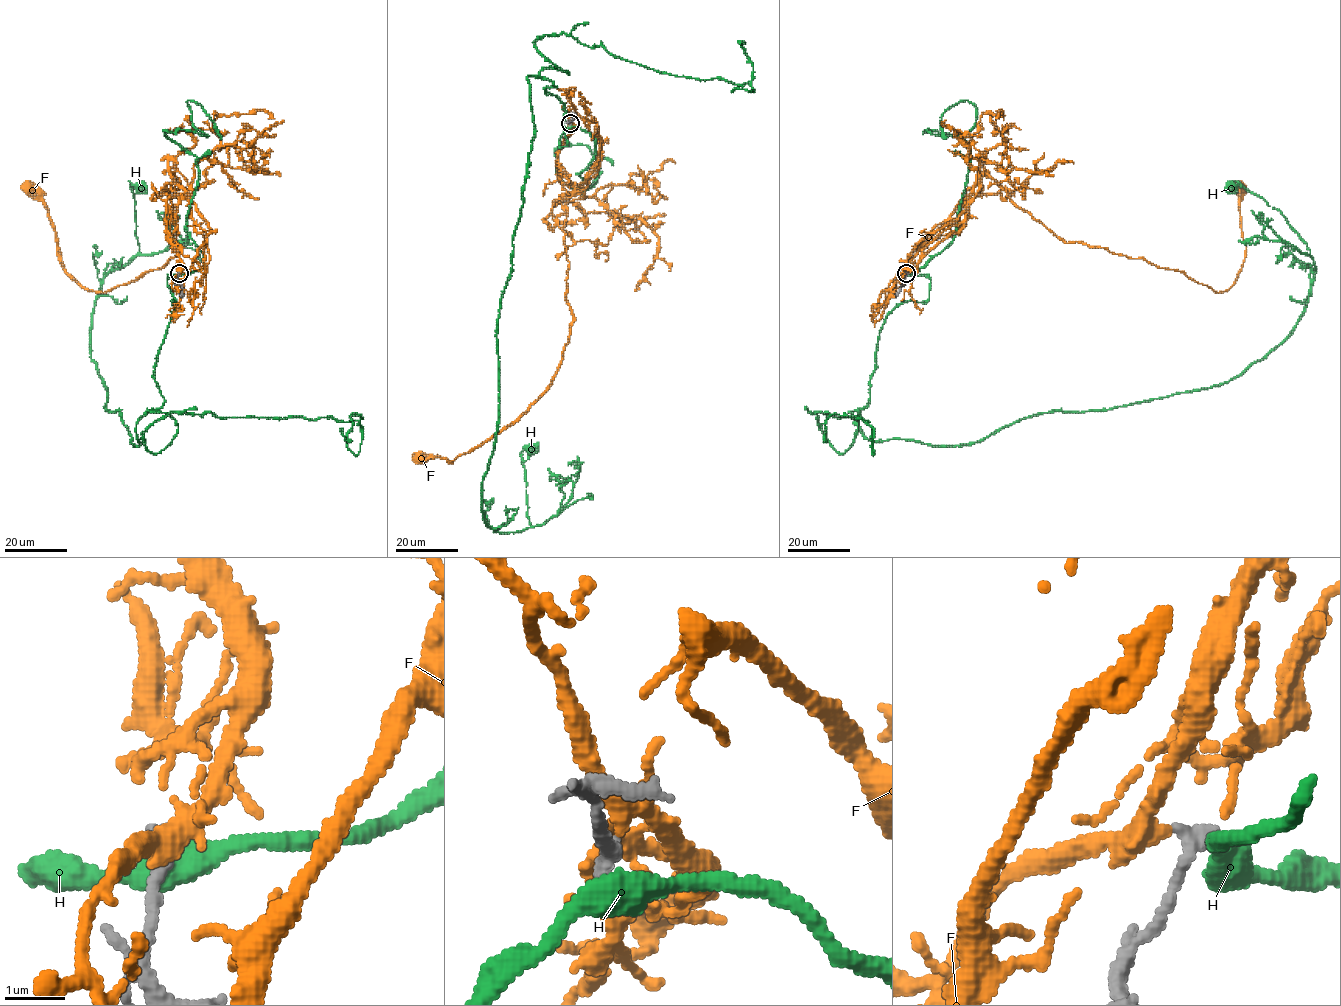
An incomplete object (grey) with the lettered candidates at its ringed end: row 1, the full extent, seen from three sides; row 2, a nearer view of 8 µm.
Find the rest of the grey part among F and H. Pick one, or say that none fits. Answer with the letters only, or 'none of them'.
F

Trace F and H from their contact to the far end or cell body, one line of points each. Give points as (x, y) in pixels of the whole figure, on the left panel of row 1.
F: (179, 273), (166, 200), (189, 197), (173, 172), (181, 248), (106, 291), (64, 269), (29, 189)
H: (178, 273), (163, 404), (134, 445), (90, 337), (100, 281), (138, 250), (141, 185)

